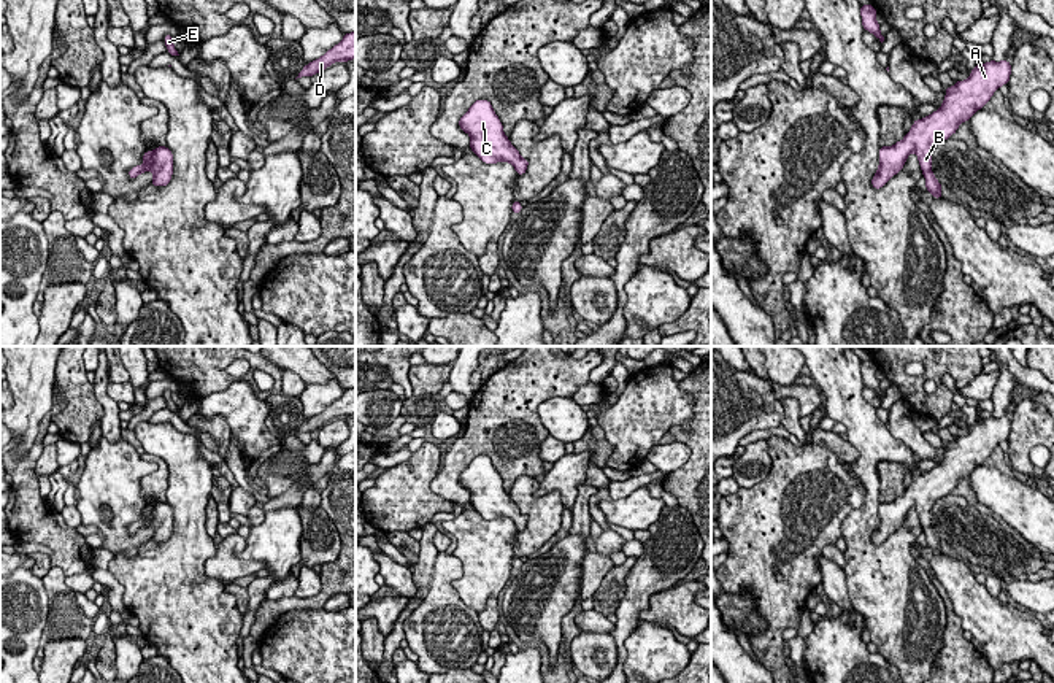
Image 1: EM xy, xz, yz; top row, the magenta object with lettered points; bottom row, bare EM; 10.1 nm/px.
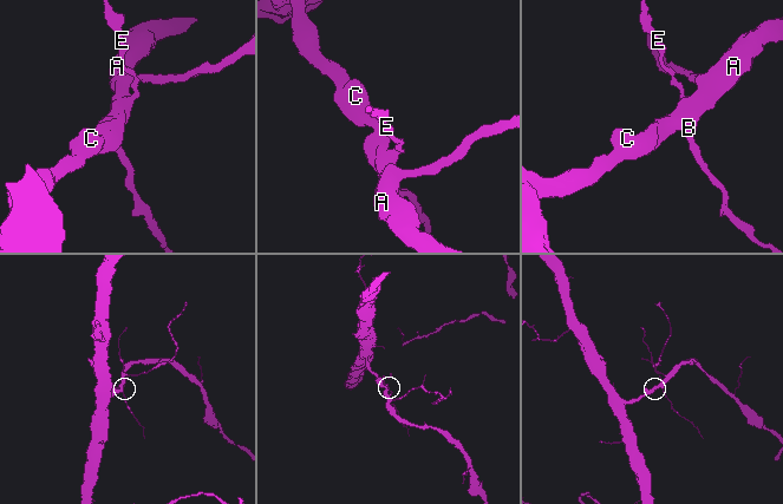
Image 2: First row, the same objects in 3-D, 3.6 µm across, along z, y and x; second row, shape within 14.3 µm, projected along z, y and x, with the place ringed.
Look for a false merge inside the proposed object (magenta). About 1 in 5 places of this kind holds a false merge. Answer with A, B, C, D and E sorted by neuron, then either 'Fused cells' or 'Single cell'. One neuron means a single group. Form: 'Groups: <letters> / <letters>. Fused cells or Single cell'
Groups: A B C D E. Single cell

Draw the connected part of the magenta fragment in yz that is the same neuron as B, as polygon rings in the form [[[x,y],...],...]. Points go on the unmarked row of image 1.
[[[991,416],[975,421],[965,437],[957,435],[952,443],[946,443],[943,461],[935,469],[914,477],[902,497],[879,504],[879,521],[871,534],[871,542],[881,545],[903,524],[908,510],[914,508],[925,532],[925,545],[935,554],[941,554],[941,540],[932,529],[932,507],[938,499],[956,489],[957,483],[968,477],[976,465],[984,464],[994,448],[1008,440],[1010,430],[1011,419],[1008,416]]]

